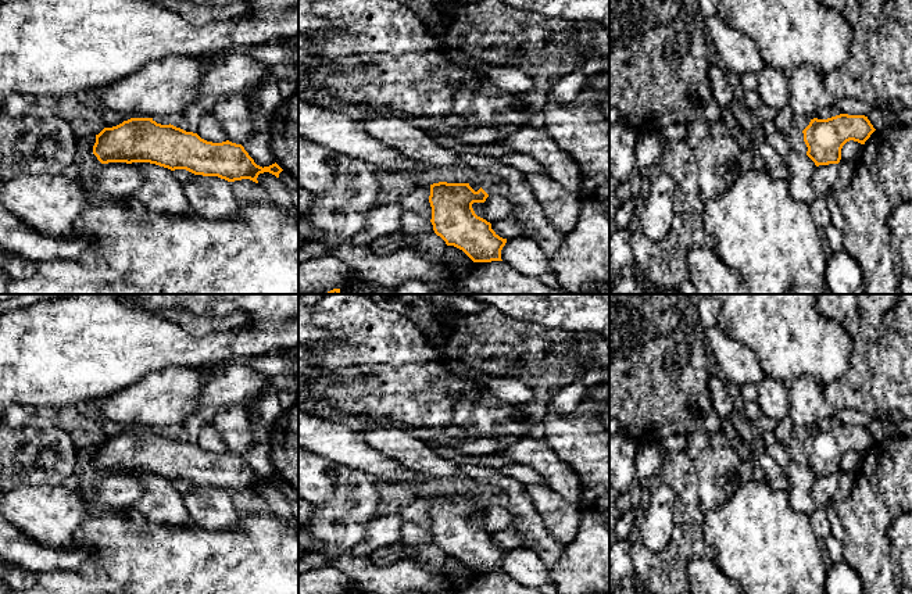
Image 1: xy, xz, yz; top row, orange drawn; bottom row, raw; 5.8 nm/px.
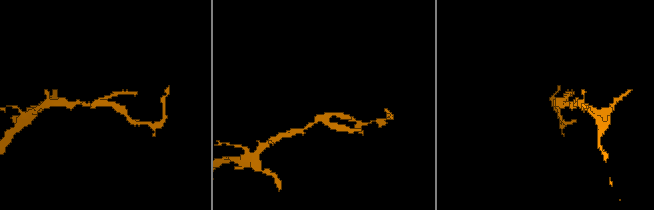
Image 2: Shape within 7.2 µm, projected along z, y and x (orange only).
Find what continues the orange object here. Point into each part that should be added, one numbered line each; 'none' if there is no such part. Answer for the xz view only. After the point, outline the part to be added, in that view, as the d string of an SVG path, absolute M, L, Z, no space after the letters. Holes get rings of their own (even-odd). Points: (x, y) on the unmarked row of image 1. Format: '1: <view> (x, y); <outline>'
none

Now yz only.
none

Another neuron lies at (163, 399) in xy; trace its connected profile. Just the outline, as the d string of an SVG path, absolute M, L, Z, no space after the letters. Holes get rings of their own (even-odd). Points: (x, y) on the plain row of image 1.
M183 366L149 373L119 393L97 400L99 422L132 429L171 427L200 408L200 390L212 369Z

